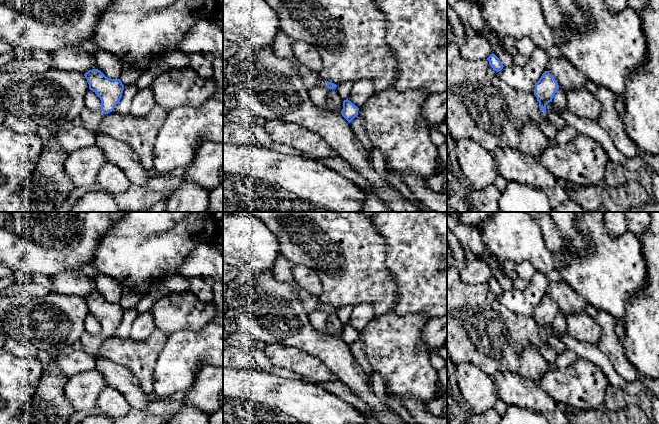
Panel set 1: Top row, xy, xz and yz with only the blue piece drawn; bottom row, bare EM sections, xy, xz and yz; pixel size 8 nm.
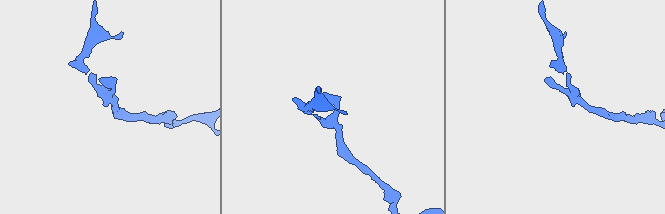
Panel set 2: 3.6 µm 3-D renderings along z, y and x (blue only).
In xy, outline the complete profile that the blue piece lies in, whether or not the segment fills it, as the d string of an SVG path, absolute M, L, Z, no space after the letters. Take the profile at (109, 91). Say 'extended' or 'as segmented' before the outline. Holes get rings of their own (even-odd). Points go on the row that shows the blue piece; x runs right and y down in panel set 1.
extended; M92 69L84 74L89 89L101 100L101 109L92 111L84 107L79 115L83 127L96 131L105 114L112 112L122 97L124 85L120 79L106 77L100 70Z

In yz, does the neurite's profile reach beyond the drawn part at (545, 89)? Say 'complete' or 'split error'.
split error

